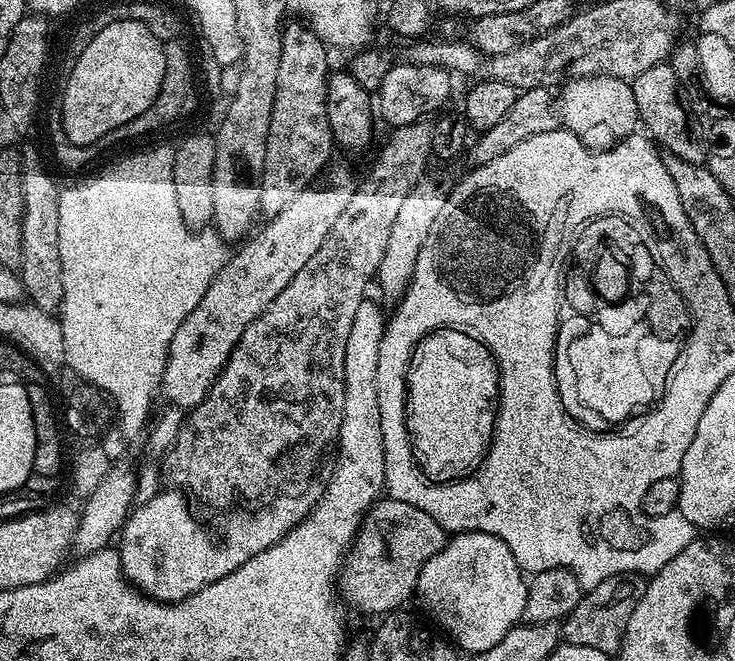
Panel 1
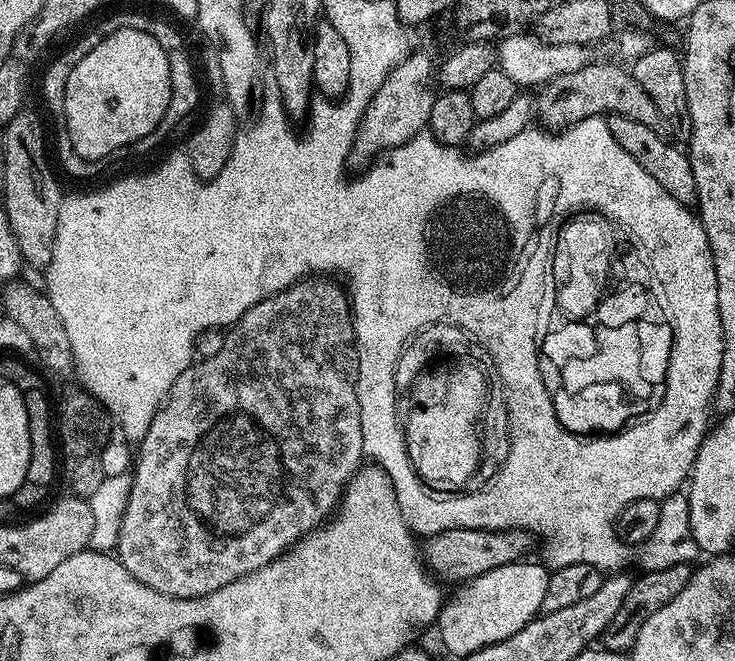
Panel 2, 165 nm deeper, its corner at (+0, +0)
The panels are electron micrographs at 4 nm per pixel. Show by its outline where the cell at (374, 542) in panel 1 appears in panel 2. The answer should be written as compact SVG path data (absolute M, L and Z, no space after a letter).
M520 528L510 530L442 530L442 534L427 537L422 544L422 555L428 571L437 578L467 582L486 570L498 570L500 566L519 564L532 548L534 537L531 532Z

